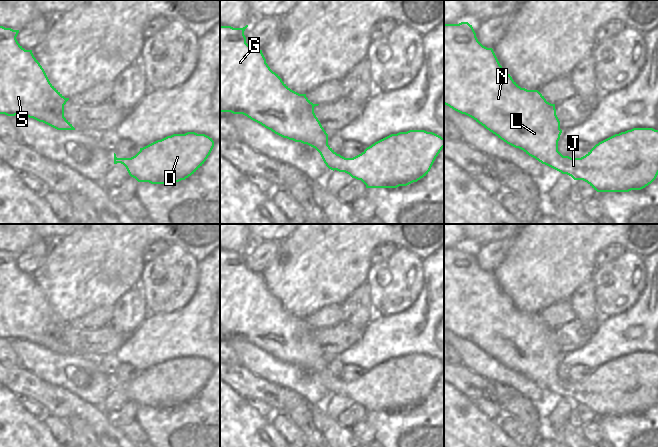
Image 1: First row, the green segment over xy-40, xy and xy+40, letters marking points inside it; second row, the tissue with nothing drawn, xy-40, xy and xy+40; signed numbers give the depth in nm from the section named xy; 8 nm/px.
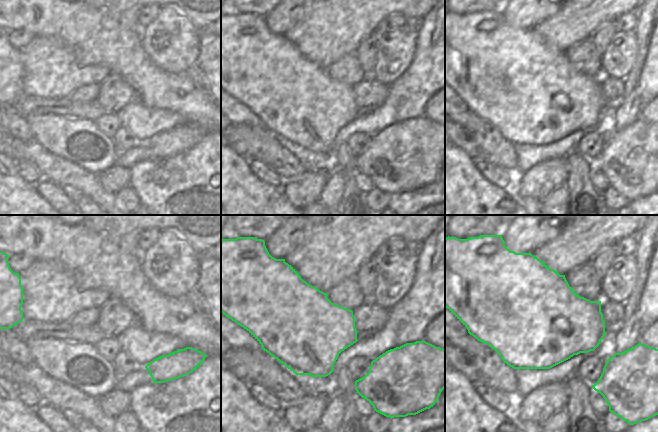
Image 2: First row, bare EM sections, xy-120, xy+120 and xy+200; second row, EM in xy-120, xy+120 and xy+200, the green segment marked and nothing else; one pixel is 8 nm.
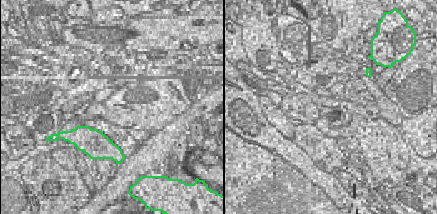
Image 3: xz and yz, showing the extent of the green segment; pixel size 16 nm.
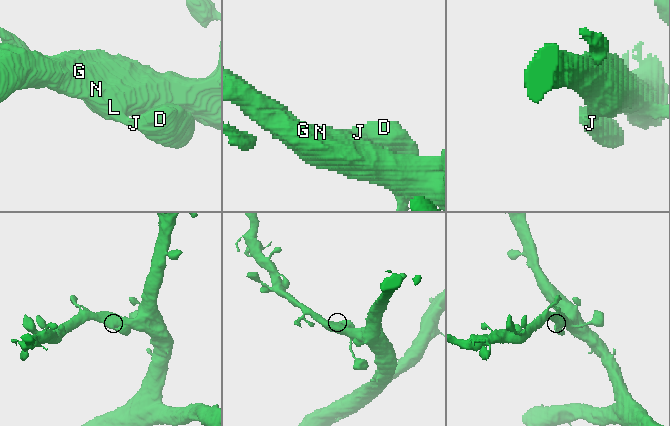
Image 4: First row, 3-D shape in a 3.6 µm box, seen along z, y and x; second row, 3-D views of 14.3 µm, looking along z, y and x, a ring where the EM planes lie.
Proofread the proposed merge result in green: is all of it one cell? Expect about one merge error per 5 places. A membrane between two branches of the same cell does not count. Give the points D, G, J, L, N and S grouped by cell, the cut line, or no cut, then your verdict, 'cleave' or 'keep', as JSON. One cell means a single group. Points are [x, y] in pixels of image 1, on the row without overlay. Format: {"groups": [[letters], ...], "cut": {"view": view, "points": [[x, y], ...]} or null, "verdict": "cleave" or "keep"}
{"groups": [["D", "G", "J", "L", "N", "S"]], "cut": null, "verdict": "keep"}

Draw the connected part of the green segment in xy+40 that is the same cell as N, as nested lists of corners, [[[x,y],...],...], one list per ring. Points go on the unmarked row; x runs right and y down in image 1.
[[[468,246],[444,248],[444,328],[473,342],[504,366],[523,374],[542,388],[567,398],[574,404],[587,406],[597,416],[641,414],[651,408],[658,399],[658,354],[653,352],[633,352],[615,358],[596,368],[581,382],[563,380],[558,375],[562,354],[555,328],[547,326],[538,314],[521,312],[500,289],[493,273],[478,265],[472,249]]]

